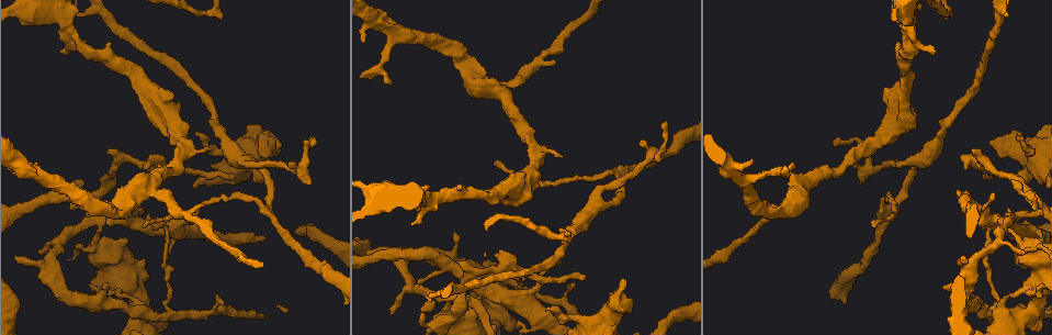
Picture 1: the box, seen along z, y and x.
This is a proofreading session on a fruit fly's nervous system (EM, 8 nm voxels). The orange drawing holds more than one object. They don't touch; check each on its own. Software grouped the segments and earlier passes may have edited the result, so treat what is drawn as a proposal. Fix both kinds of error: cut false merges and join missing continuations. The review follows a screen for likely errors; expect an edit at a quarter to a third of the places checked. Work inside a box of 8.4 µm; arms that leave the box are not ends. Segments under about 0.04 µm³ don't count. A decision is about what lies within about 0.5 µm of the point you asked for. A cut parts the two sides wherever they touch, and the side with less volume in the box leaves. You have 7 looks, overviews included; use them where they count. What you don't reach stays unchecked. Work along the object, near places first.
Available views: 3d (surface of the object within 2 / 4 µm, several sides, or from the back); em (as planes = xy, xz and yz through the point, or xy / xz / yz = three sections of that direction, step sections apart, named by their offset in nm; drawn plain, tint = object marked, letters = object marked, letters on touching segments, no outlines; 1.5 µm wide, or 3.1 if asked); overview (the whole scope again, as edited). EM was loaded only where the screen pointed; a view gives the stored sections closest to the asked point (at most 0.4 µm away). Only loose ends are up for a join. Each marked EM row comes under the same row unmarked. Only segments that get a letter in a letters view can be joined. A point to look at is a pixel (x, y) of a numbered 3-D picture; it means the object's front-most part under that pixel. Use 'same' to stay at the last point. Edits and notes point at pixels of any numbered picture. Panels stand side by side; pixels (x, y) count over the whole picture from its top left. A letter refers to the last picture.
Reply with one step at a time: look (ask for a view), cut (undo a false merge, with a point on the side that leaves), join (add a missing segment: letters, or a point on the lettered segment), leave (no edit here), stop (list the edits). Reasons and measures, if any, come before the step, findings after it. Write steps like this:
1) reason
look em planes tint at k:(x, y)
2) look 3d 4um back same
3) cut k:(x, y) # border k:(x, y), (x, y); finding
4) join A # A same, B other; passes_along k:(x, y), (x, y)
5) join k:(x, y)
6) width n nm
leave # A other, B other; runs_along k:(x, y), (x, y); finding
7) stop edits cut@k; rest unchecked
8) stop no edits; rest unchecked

an open end
look em planes letters at 1:(555, 60)

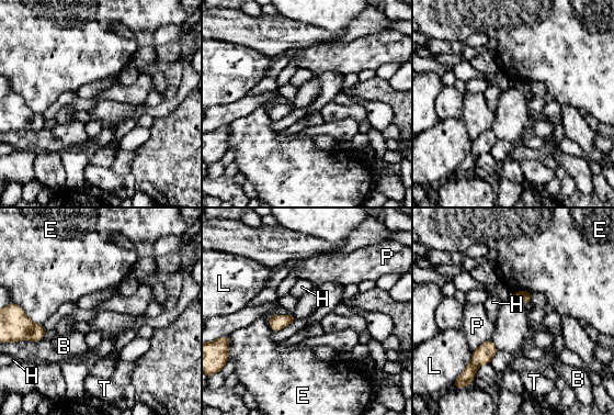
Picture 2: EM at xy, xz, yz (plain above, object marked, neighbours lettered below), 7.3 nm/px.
longest_contact P 160 nm
leave # B other, E other, H other, L other, P other, T other; border 2:(272, 314), (270, 328), (273, 332); no lettered segment goes on from it

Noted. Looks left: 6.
four or more arms meet
look 3d 4um at 1:(452, 296)

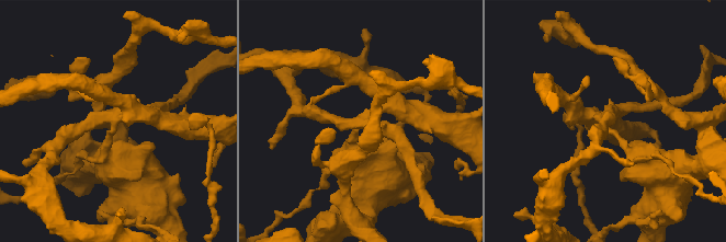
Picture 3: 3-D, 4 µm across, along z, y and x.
look em planes letters at 3:(116, 115)

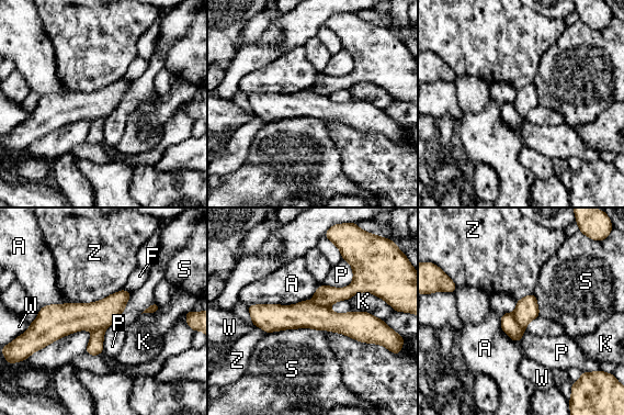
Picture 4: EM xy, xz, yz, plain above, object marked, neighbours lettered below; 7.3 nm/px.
cut 4:(526, 310) # A other, F other, K other, P other, S other, W other, Z other; two neurons meet here

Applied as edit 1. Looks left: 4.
stop edits cut@4; rest unchecked

